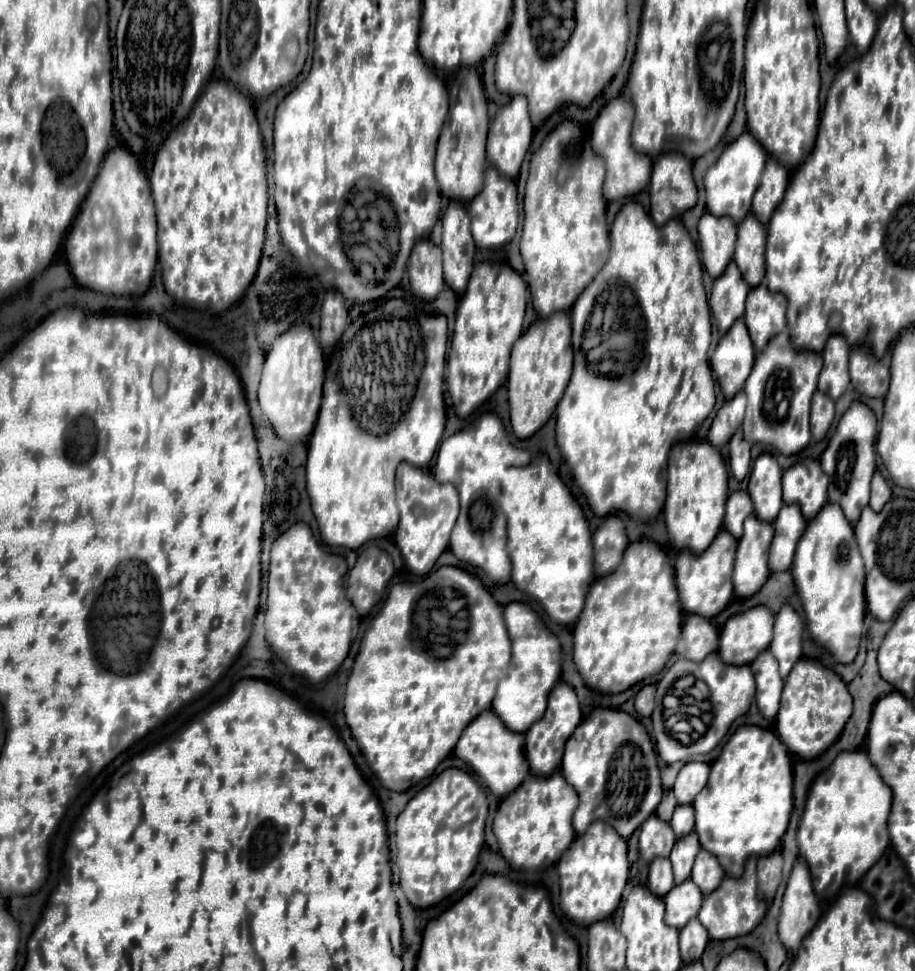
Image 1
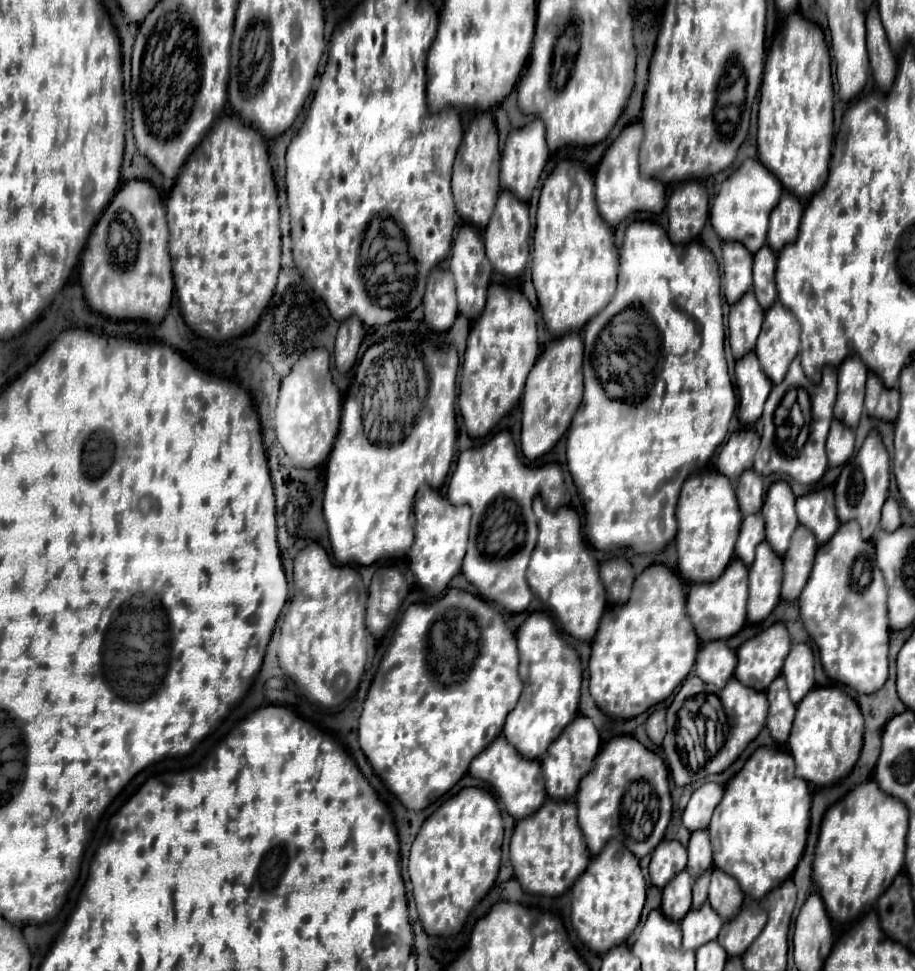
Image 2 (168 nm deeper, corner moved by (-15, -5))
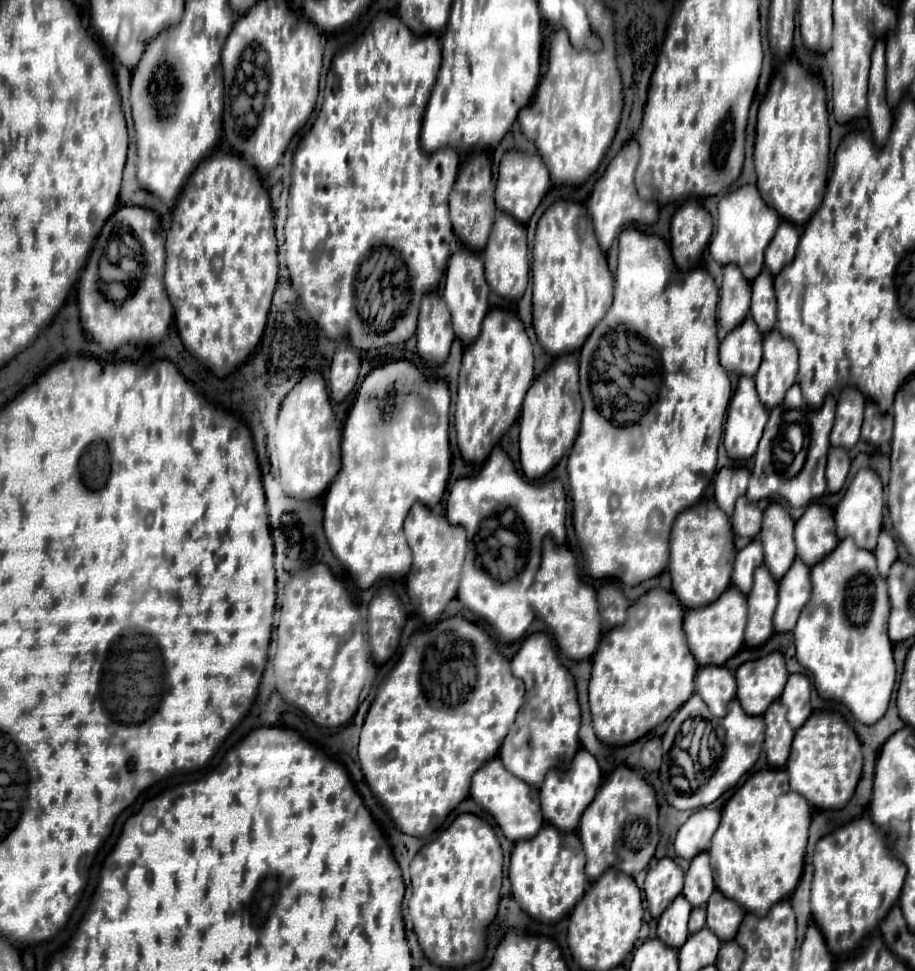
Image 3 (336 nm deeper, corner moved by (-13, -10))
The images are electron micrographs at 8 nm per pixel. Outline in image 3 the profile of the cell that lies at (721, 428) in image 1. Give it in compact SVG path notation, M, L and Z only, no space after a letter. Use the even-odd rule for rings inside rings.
M723 467L715 477L715 501L727 517L733 515L735 501L745 495L749 483L747 467Z

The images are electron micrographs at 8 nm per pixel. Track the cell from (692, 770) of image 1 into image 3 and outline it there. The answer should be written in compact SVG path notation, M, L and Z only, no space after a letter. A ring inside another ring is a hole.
M707 807L707 809L695 811L675 837L675 843L673 843L675 853L681 859L691 861L701 851L709 851L709 843L711 843L711 837L715 833L717 825L719 825L719 811L717 809Z

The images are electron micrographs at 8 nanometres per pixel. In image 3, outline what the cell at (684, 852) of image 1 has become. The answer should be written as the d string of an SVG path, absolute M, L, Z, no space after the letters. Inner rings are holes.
M697 907L691 911L689 919L689 933L697 933L705 927L705 907Z

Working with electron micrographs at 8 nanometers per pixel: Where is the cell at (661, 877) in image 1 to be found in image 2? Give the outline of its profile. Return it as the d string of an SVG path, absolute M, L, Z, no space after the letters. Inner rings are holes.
M681 870L679 874L675 874L675 878L663 888L663 914L673 918L673 920L681 920L689 908L691 908L691 884L693 878L687 870Z

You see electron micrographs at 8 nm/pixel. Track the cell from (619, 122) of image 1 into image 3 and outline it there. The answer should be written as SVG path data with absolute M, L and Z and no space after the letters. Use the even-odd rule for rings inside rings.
M631 139L619 153L617 157L609 163L605 175L595 183L591 197L587 199L587 213L591 217L597 241L601 245L601 249L607 253L613 245L613 241L617 239L617 235L621 233L625 223L631 221L639 221L645 225L653 225L657 221L659 215L659 205L655 201L643 201L637 191L635 191L635 183L633 183L633 175L639 163L639 143L635 139Z

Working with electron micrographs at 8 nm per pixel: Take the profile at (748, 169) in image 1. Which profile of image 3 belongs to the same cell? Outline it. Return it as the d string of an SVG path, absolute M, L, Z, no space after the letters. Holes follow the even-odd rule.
M755 185L739 187L719 201L719 219L709 253L719 265L737 265L747 281L753 281L763 269L763 253L779 227L779 215L761 199Z

